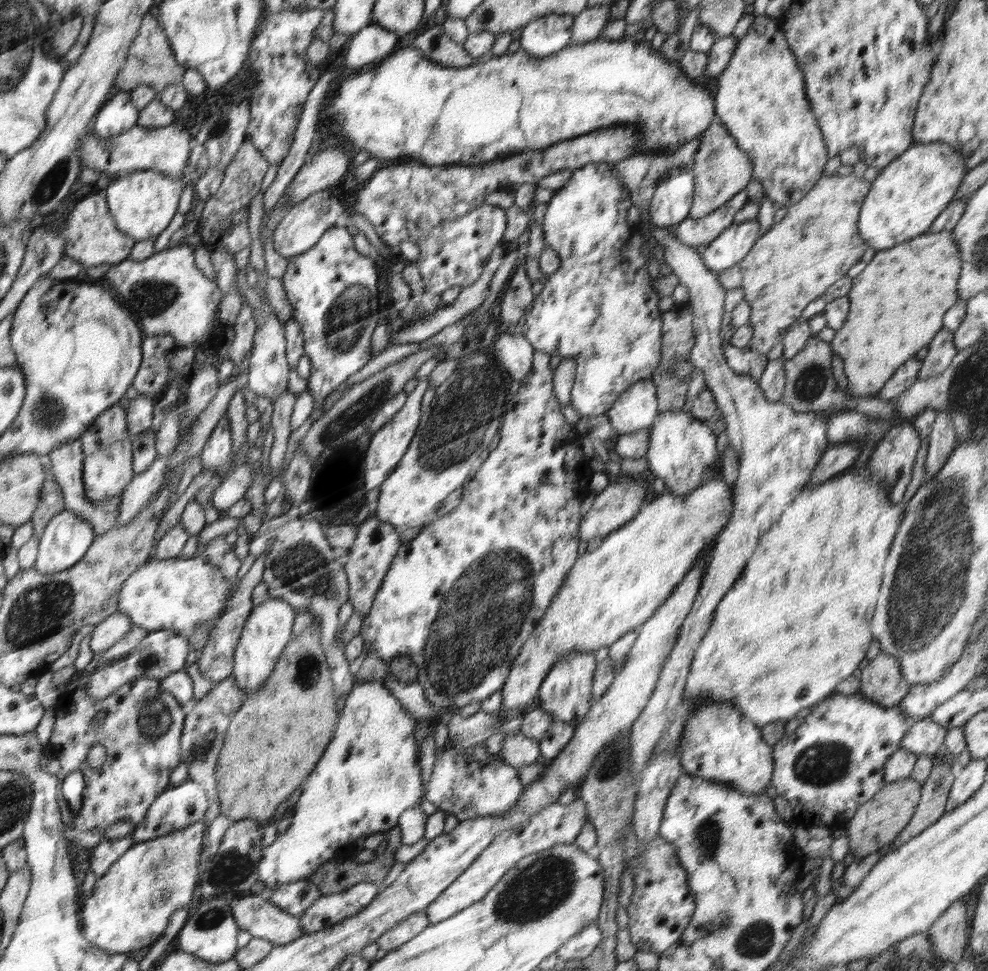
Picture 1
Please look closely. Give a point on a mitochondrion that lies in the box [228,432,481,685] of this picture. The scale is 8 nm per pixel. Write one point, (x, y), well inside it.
(301, 565)

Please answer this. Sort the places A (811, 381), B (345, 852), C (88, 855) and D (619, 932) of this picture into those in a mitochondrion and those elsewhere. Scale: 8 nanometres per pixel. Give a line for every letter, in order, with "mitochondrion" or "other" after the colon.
A: mitochondrion
B: other
C: other
D: other

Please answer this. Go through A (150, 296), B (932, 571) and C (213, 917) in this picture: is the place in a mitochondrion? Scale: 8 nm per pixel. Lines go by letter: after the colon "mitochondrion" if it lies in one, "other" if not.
A: mitochondrion
B: mitochondrion
C: mitochondrion

